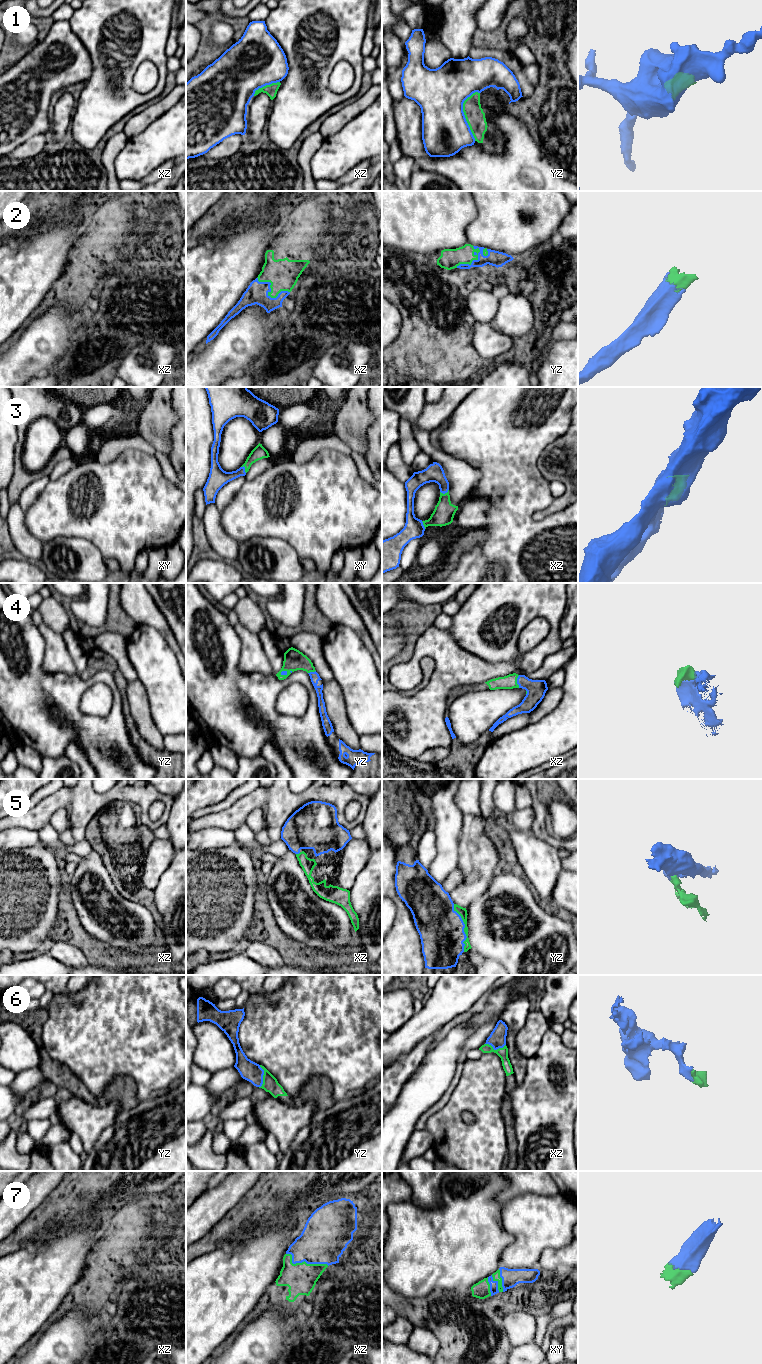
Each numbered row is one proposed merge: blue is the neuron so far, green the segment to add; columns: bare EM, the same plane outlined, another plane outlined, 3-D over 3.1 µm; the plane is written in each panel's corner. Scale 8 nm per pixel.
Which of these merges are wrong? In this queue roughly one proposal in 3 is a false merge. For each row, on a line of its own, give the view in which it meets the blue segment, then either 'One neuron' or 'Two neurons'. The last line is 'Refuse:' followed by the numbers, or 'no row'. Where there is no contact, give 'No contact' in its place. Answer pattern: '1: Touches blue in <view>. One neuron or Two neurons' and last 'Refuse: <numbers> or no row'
1: Touches blue in yz. Two neurons
2: Touches blue in xz. One neuron
3: Touches blue in xz. One neuron
4: Touches blue in xz. One neuron
5: Touches blue in yz. One neuron
6: Touches blue in yz. One neuron
7: Touches blue in xz. One neuron
Refuse: 1

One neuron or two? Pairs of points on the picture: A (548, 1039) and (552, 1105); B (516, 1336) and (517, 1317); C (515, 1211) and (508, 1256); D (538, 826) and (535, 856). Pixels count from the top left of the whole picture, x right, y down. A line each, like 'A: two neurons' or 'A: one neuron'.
A: one neuron
B: one neuron
C: one neuron
D: two neurons

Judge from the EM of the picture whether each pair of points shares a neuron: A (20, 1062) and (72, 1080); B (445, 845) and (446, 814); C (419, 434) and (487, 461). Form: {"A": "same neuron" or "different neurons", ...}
{"A": "different neurons", "B": "same neuron", "C": "different neurons"}

